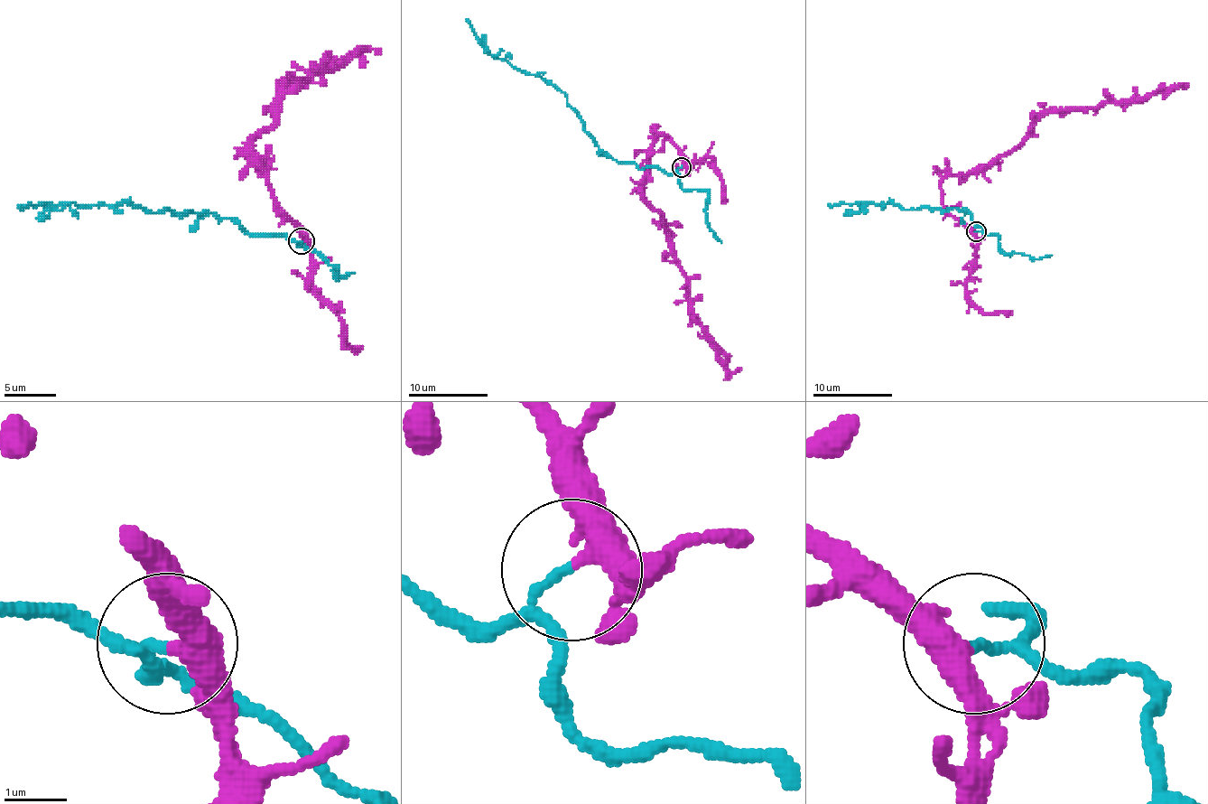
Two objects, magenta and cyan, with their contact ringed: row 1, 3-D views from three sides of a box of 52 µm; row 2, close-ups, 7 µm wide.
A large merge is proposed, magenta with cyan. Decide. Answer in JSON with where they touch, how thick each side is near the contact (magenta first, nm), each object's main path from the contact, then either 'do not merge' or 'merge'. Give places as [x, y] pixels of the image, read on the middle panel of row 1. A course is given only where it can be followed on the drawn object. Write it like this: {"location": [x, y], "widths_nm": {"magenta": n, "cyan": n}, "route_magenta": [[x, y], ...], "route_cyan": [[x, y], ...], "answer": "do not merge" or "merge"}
{"location": [682, 167], "widths_nm": {"magenta": 400, "cyan": 100}, "route_magenta": [[682, 167], [682, 154], [656, 132], [644, 197], [672, 241], [690, 316], [731, 371], [741, 368]], "route_cyan": [[682, 167], [668, 173], [608, 157], [585, 130], [585, 122], [565, 94], [539, 77], [494, 59], [466, 19]], "answer": "do not merge"}

